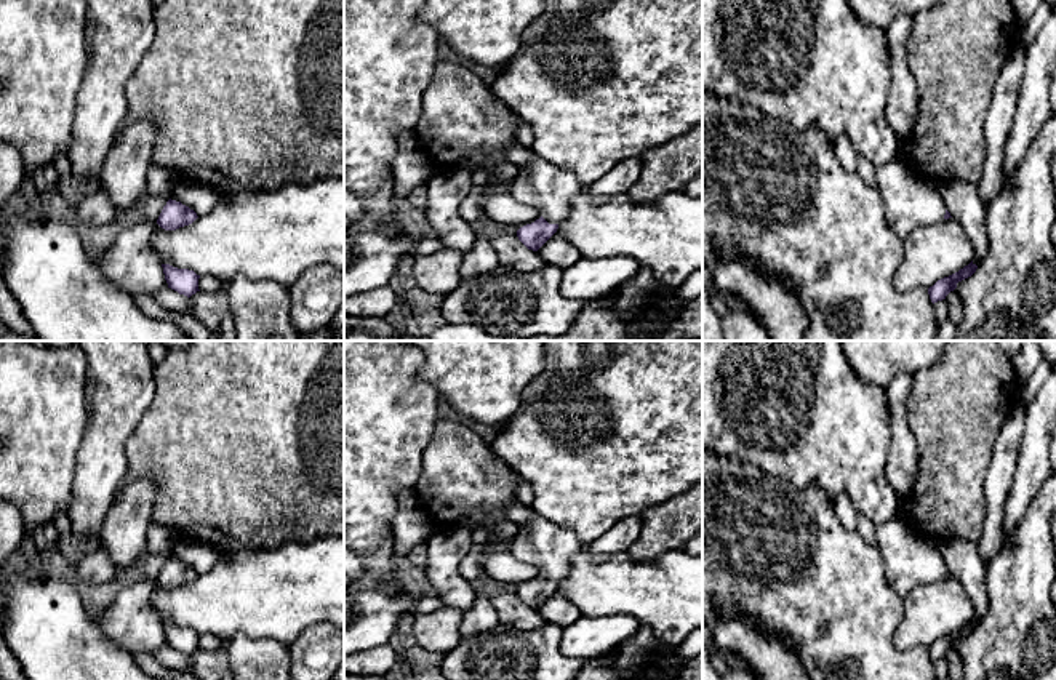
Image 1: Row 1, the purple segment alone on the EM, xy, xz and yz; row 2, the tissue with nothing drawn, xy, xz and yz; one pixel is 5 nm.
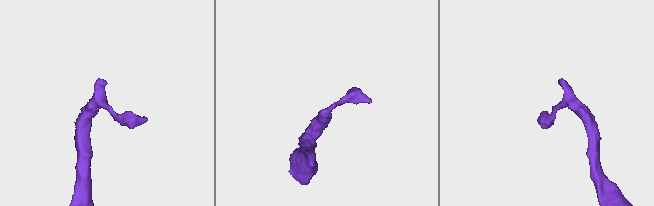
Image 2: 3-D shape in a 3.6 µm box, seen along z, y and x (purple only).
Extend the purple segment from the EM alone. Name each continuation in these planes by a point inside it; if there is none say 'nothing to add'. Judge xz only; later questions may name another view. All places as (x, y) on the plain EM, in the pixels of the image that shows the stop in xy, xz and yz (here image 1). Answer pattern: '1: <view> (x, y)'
1: xz (540, 541)

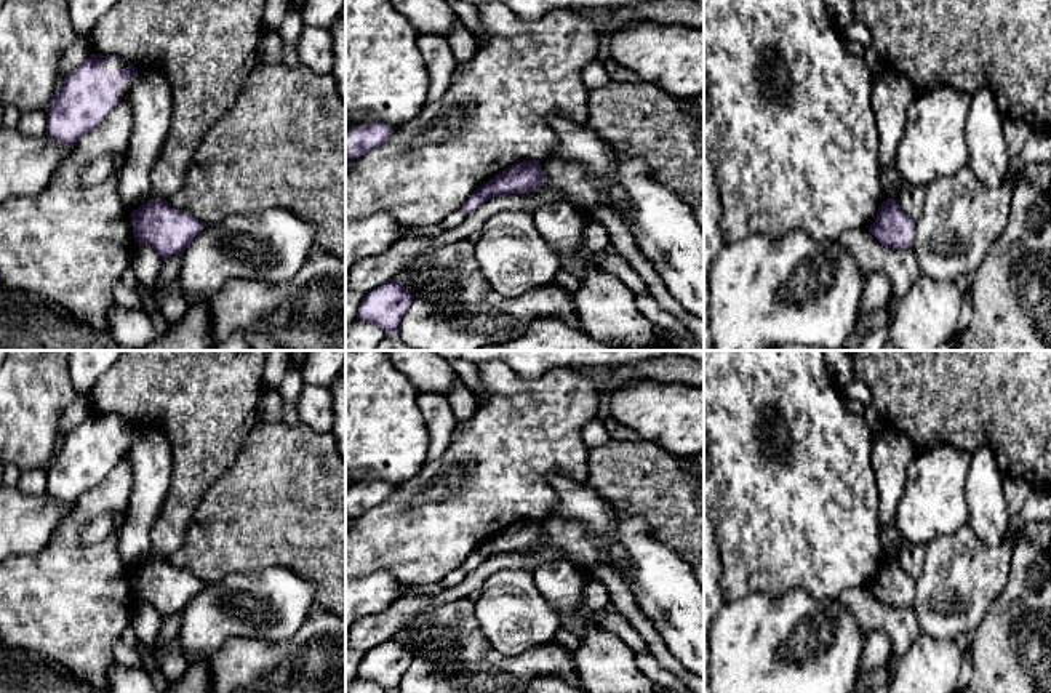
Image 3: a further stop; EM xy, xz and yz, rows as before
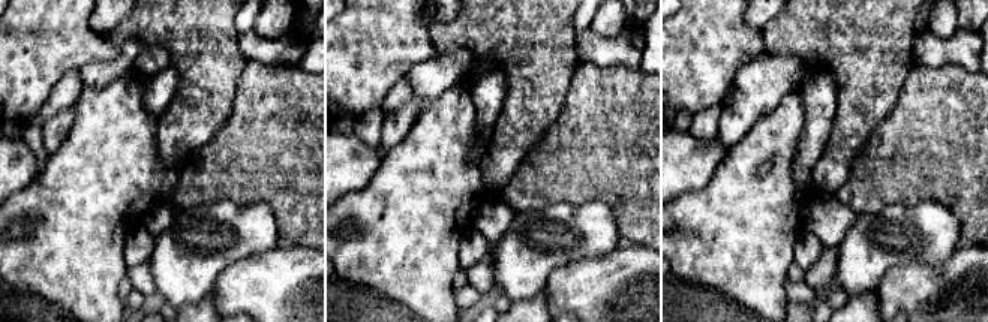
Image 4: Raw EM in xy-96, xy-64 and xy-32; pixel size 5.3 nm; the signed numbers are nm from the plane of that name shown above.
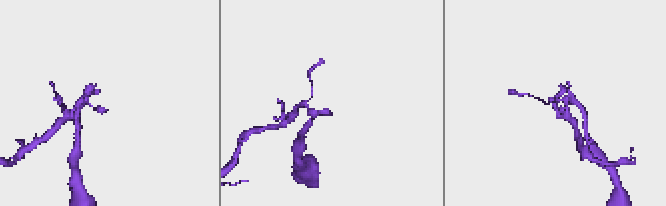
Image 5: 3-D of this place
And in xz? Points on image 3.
nothing to add

